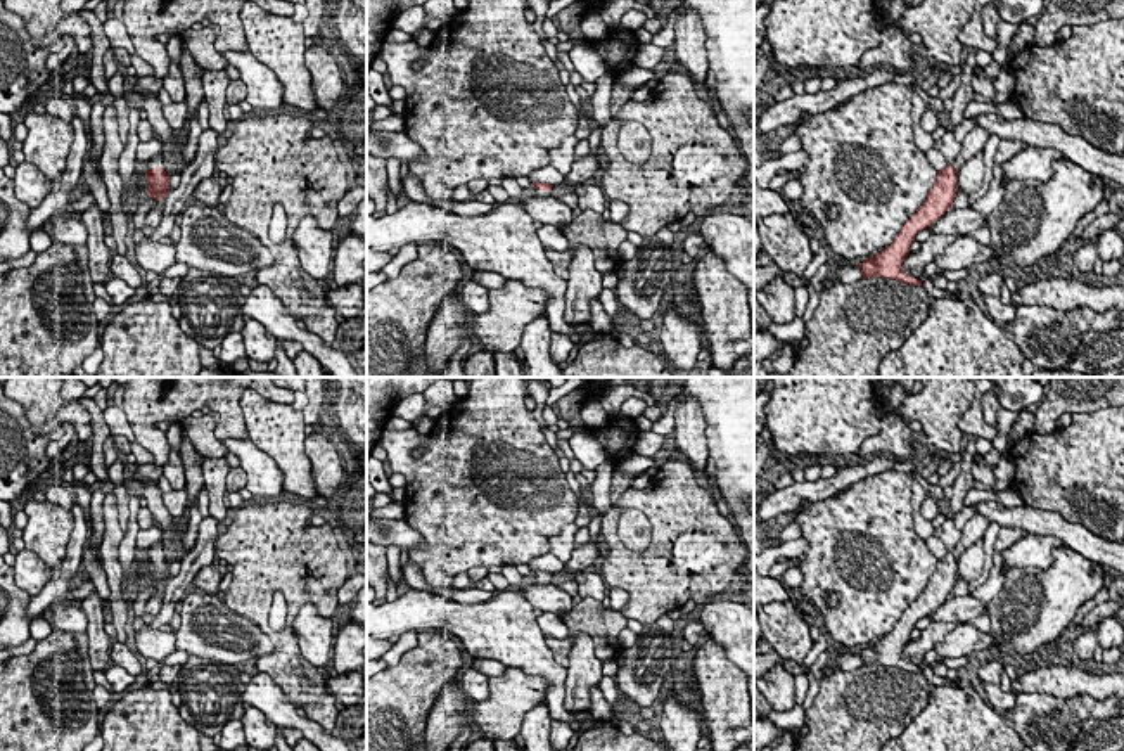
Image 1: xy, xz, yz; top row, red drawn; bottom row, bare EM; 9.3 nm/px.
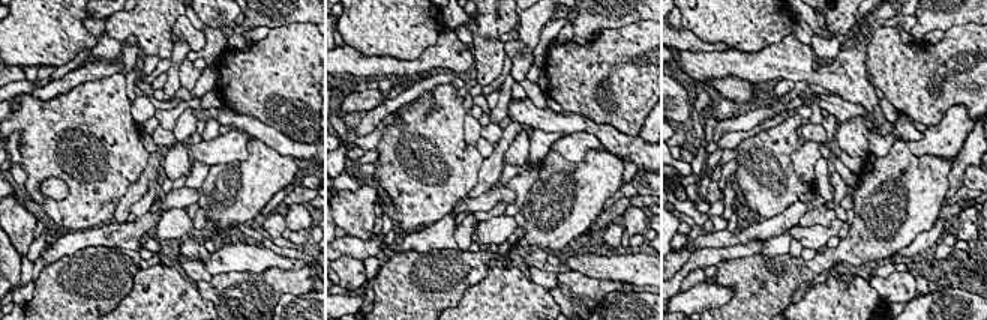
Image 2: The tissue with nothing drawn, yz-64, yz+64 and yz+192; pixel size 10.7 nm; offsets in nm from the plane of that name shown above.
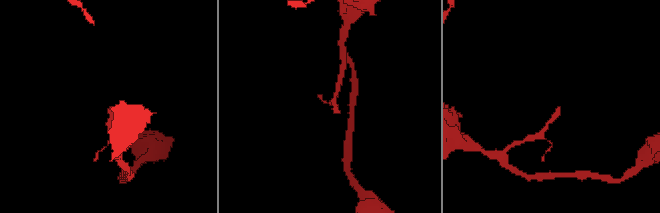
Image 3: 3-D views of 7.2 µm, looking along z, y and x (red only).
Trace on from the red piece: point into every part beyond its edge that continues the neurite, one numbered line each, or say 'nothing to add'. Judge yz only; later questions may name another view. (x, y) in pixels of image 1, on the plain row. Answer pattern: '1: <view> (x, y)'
1: yz (974, 530)

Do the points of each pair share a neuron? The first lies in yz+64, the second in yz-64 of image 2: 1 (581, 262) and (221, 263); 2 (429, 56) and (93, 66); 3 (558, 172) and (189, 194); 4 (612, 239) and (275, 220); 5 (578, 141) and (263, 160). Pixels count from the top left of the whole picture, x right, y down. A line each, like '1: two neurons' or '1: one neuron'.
1: one neuron
2: two neurons
3: two neurons
4: one neuron
5: two neurons

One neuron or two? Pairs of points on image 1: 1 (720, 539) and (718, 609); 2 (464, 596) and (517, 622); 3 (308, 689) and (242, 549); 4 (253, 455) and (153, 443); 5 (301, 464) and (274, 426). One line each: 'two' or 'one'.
1: two
2: two
3: one
4: two
5: one

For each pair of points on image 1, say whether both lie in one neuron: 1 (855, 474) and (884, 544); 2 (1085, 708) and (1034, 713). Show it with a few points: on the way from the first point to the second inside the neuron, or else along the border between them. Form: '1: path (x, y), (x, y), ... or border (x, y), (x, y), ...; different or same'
1: border (889, 469), (879, 474), (867, 474), (844, 488); different
2: path (1072, 713), (1047, 713); same

